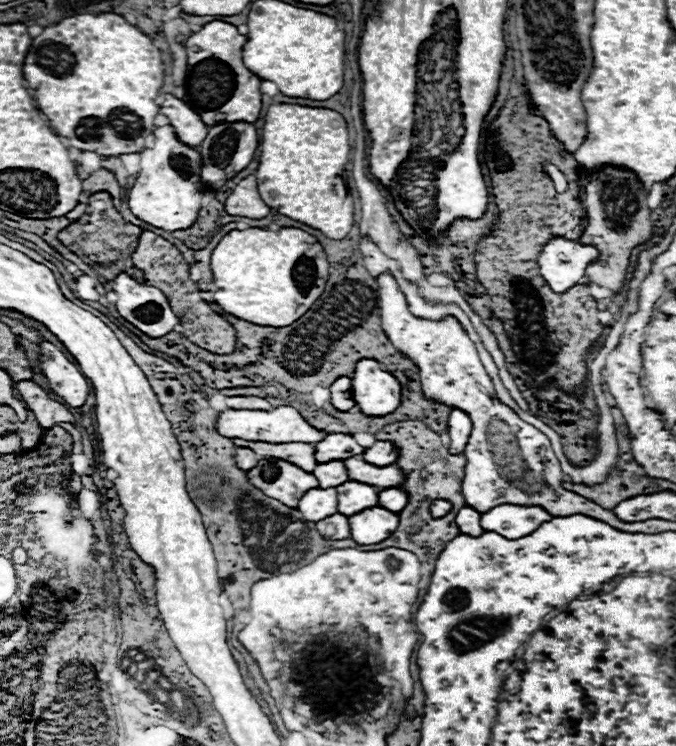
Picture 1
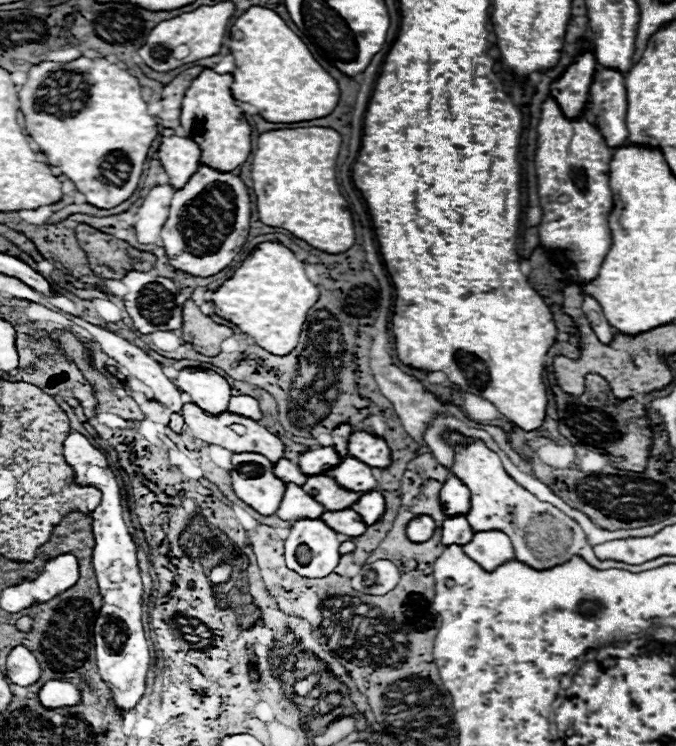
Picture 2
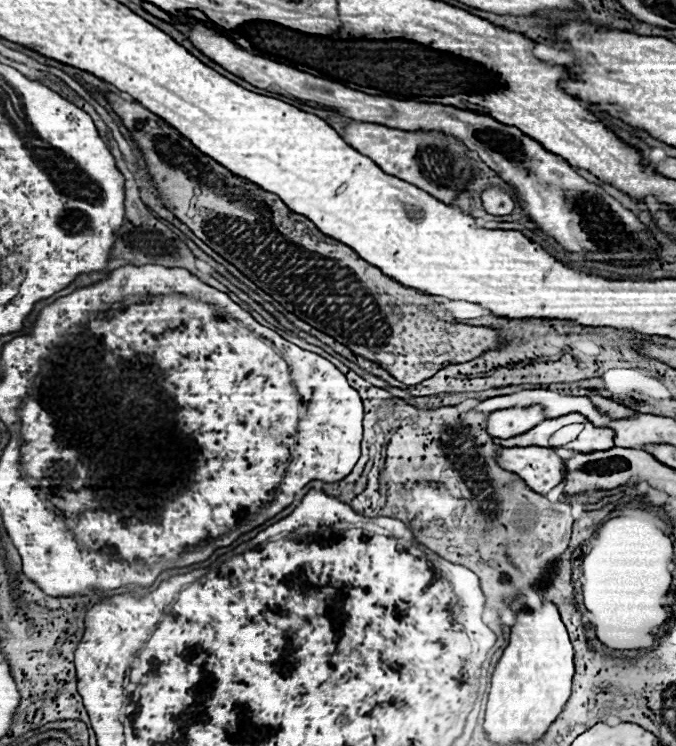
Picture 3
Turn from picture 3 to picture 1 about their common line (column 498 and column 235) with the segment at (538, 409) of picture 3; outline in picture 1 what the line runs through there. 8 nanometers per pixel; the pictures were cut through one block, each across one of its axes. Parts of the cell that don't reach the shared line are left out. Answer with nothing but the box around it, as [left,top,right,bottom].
[216,406,328,444]

